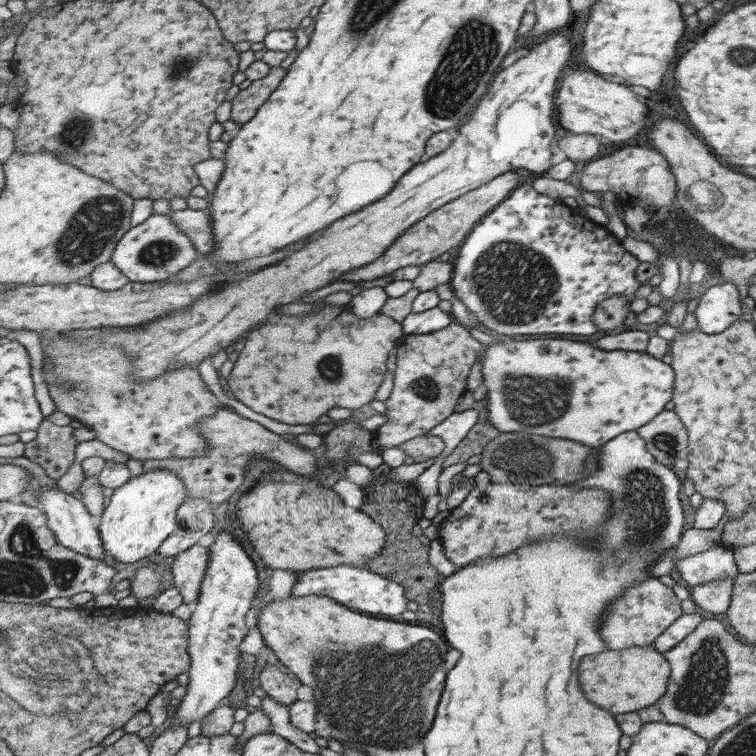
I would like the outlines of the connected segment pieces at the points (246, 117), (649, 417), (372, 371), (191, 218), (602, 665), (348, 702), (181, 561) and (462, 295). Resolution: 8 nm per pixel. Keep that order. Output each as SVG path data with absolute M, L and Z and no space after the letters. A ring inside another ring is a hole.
M281 66L273 67L268 76L258 81L252 81L246 89L241 89L231 101L231 119L239 126L247 124L260 112L260 108L282 84L287 72L288 70Z
M525 340L491 343L482 354L482 376L484 377L484 385L488 390L486 399L489 401L489 421L501 433L523 432L550 438L565 438L575 440L591 448L606 445L607 442L619 437L621 434L638 431L643 426L649 425L653 419L657 419L659 414L663 413L663 407L667 402L672 400L672 393L675 389L674 371L663 359L655 358L647 351L606 351L598 349L589 340L587 342L571 342L571 340Z
M349 304L340 306L327 306L323 308L316 315L297 315L287 316L283 315L279 322L272 322L266 324L247 337L244 348L239 353L239 357L234 363L234 367L227 379L230 390L238 401L243 403L255 413L259 413L269 419L273 419L279 423L286 425L313 425L317 423L324 415L328 415L332 409L345 408L350 410L357 410L361 406L365 406L377 396L377 390L381 388L381 382L385 378L387 372L387 360L389 360L389 352L396 348L398 340L403 338L406 334L403 330L403 323L396 322L393 318L383 315L381 313L372 316L371 318L359 318L352 313L352 308Z
M179 210L170 214L180 230L190 236L191 242L201 254L214 249L216 240L212 229L212 218L207 210Z
M653 645L609 650L595 654L583 662L583 690L599 702L599 706L623 714L643 710L655 705L666 694L667 677L670 675L670 663Z
M290 594L281 601L264 599L263 603L266 604L257 607L257 611L251 614L252 621L257 622L258 631L262 632L271 652L275 652L280 662L291 670L291 674L299 677L302 684L311 690L312 699L317 702L319 712L327 716L327 720L331 722L331 726L335 726L337 730L343 732L343 734L359 745L371 745L393 750L411 748L411 746L415 746L417 742L421 742L427 736L427 732L433 726L435 714L437 714L437 706L439 706L439 700L441 700L441 692L445 688L445 680L448 680L447 670L445 670L445 656L447 656L447 652L449 652L449 648L451 647L449 641L445 642L431 628L411 626L411 622L403 622L400 619L365 615L322 594L312 594L311 596L293 596ZM383 706L387 706L387 714L381 712Z
M195 544L187 552L172 558L172 574L174 575L174 586L184 596L184 602L195 606L201 594L203 579L211 558L210 548L201 544Z
M530 182L522 183L506 200L497 206L481 223L479 223L471 232L470 236L460 247L454 264L454 275L451 285L456 296L466 305L466 308L475 315L480 324L485 325L498 334L507 334L507 336L517 336L517 334L577 334L577 336L591 336L599 331L599 328L592 320L596 308L606 298L623 295L631 300L635 298L635 292L641 288L641 285L651 284L654 288L656 281L641 282L638 279L638 268L642 264L633 254L630 254L621 245L621 240L611 234L601 226L590 220L587 215L581 214L578 210L565 206L559 198L553 198L546 194L539 194Z

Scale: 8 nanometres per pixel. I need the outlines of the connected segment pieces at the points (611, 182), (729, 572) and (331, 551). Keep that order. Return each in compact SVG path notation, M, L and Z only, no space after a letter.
M640 146L624 147L612 151L586 164L580 178L580 185L595 194L613 192L623 196L633 206L669 206L675 198L676 182L663 160L664 154Z
M721 547L677 559L675 570L690 587L720 578L733 579L738 573L732 552Z
M287 470L269 473L259 480L238 500L235 511L247 540L271 569L311 571L339 565L370 567L371 561L383 553L387 543L388 532L372 516L347 507L335 490L323 488L317 480Z

